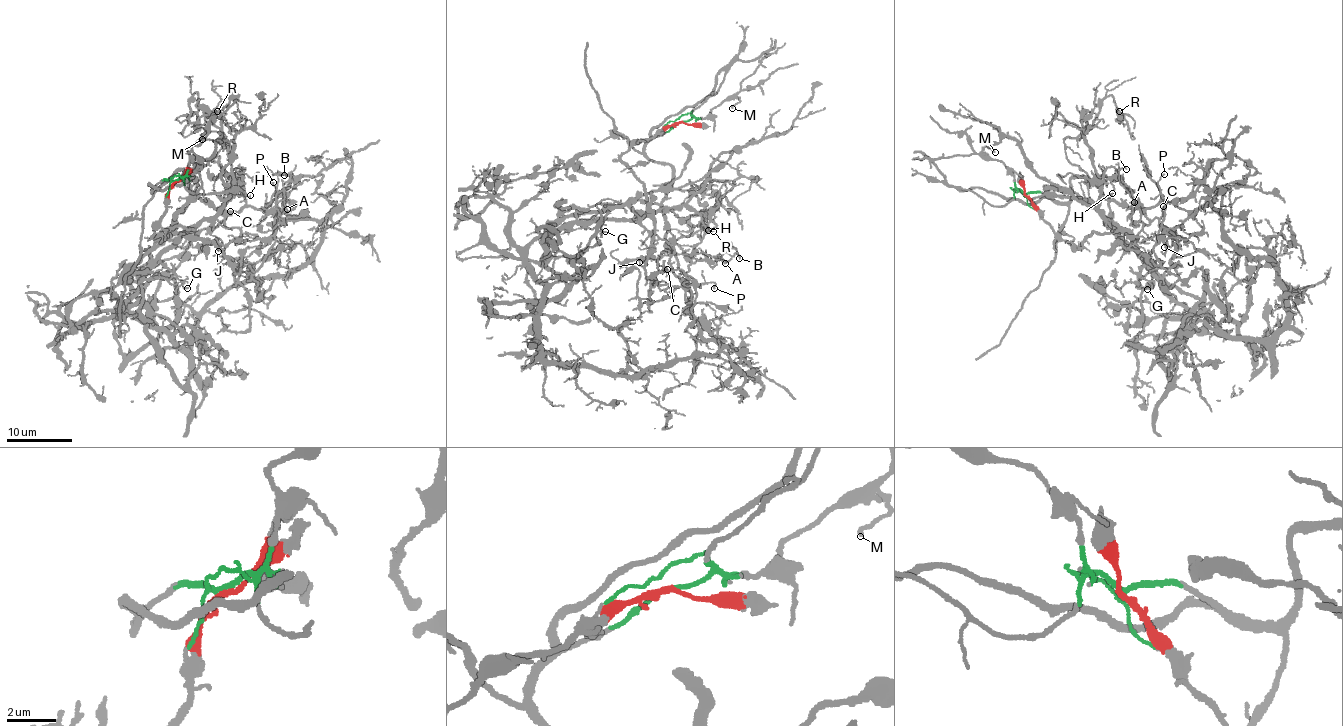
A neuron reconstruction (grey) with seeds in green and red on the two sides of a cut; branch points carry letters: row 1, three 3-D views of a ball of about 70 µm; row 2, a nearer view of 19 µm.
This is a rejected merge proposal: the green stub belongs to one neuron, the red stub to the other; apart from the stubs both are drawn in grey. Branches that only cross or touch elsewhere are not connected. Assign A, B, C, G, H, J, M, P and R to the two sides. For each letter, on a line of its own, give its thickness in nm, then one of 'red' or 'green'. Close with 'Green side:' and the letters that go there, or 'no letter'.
A: calibre 110 nm; green
B: calibre 120 nm; green
C: calibre 140 nm; green
G: calibre 130 nm; red
H: calibre 110 nm; red
J: calibre 140 nm; green
M: calibre 140 nm; green
P: calibre 110 nm; green
R: calibre 200 nm; green
Green side: A, B, C, J, M, P, R

